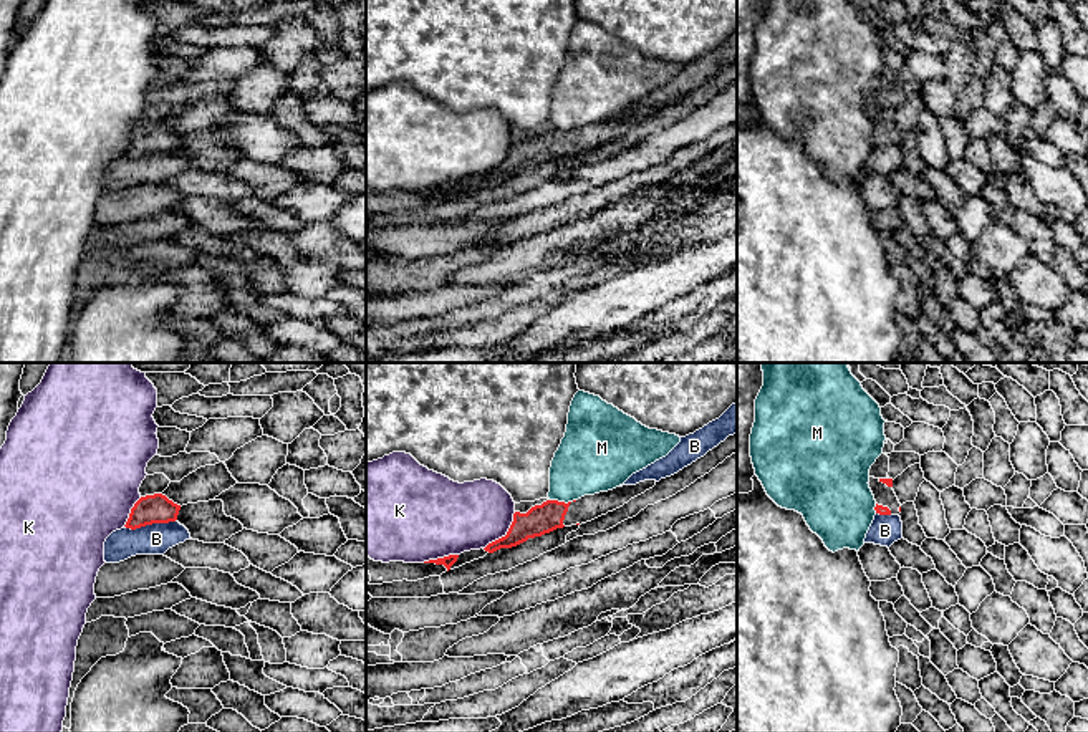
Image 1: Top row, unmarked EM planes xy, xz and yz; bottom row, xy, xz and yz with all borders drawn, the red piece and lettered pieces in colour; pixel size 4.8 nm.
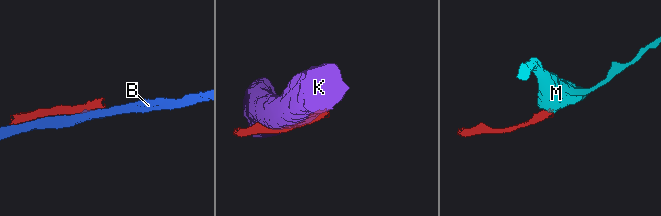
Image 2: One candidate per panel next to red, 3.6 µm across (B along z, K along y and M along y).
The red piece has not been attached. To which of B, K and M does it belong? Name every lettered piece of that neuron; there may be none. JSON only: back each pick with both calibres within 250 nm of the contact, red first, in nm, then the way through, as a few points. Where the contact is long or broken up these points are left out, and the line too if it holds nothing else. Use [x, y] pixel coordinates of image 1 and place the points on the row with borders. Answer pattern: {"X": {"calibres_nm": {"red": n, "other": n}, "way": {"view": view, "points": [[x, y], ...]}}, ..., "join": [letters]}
{"join": []}

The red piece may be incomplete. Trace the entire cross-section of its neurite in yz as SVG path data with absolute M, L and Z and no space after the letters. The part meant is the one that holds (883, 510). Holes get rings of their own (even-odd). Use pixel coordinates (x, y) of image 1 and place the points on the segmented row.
M869 477L869 489L876 500L876 513L879 515L899 515L901 503L893 490L893 479Z

